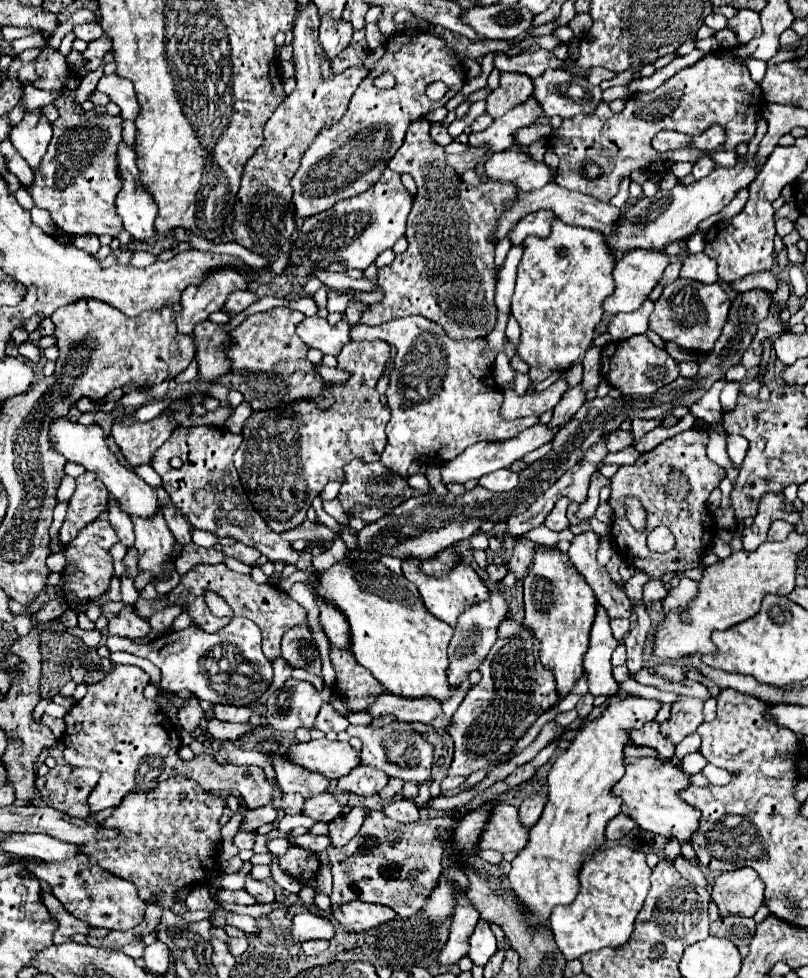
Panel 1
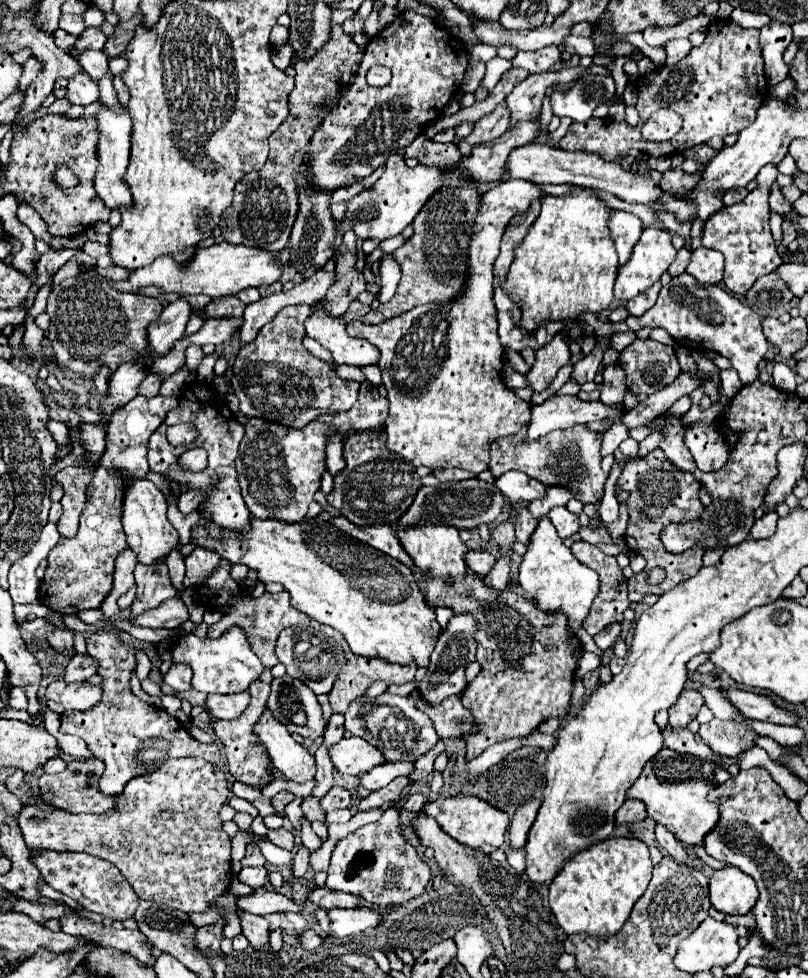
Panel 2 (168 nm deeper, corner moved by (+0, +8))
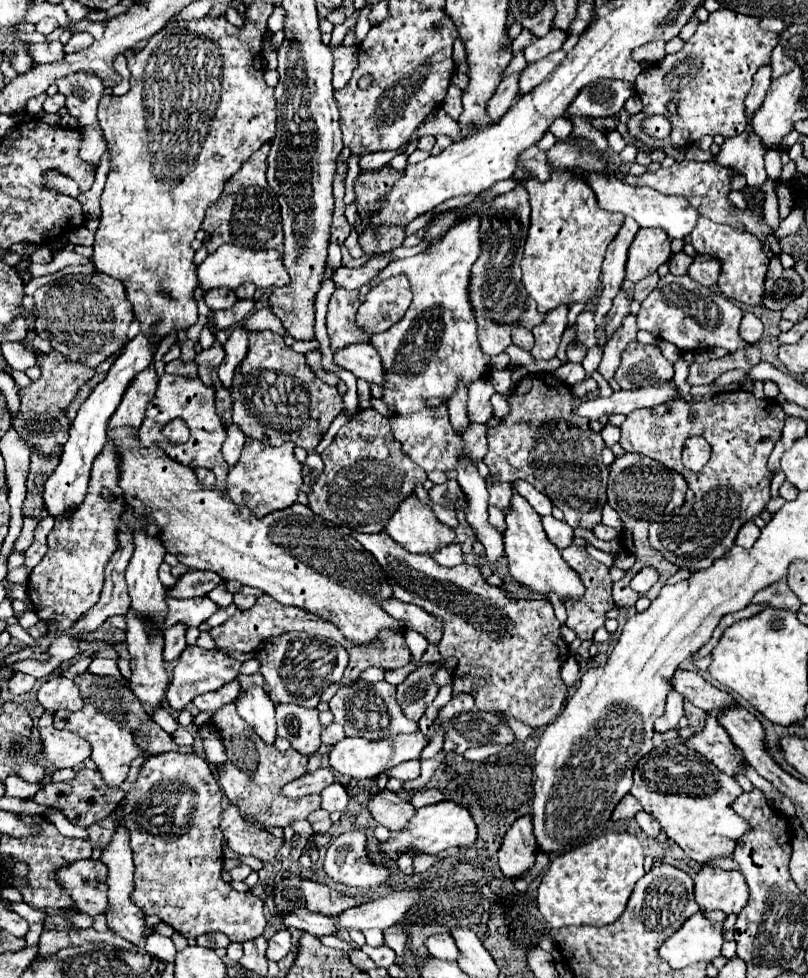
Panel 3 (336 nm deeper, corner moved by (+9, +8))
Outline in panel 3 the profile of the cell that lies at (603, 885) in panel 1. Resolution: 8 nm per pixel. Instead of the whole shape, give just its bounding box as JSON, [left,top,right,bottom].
[538,832,644,928]

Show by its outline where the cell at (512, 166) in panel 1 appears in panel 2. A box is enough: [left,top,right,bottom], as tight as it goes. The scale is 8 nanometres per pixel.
[507,142,695,224]

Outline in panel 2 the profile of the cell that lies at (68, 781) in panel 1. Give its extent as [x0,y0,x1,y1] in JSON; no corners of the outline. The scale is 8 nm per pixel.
[39,758,115,814]

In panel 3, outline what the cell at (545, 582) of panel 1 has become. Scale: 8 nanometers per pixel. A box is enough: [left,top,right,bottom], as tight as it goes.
[504,496,584,604]

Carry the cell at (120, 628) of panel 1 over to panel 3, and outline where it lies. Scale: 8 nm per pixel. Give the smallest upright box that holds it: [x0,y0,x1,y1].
[162,596,218,630]

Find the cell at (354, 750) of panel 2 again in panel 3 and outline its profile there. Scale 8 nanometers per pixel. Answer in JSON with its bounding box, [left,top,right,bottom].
[328,732,428,780]

